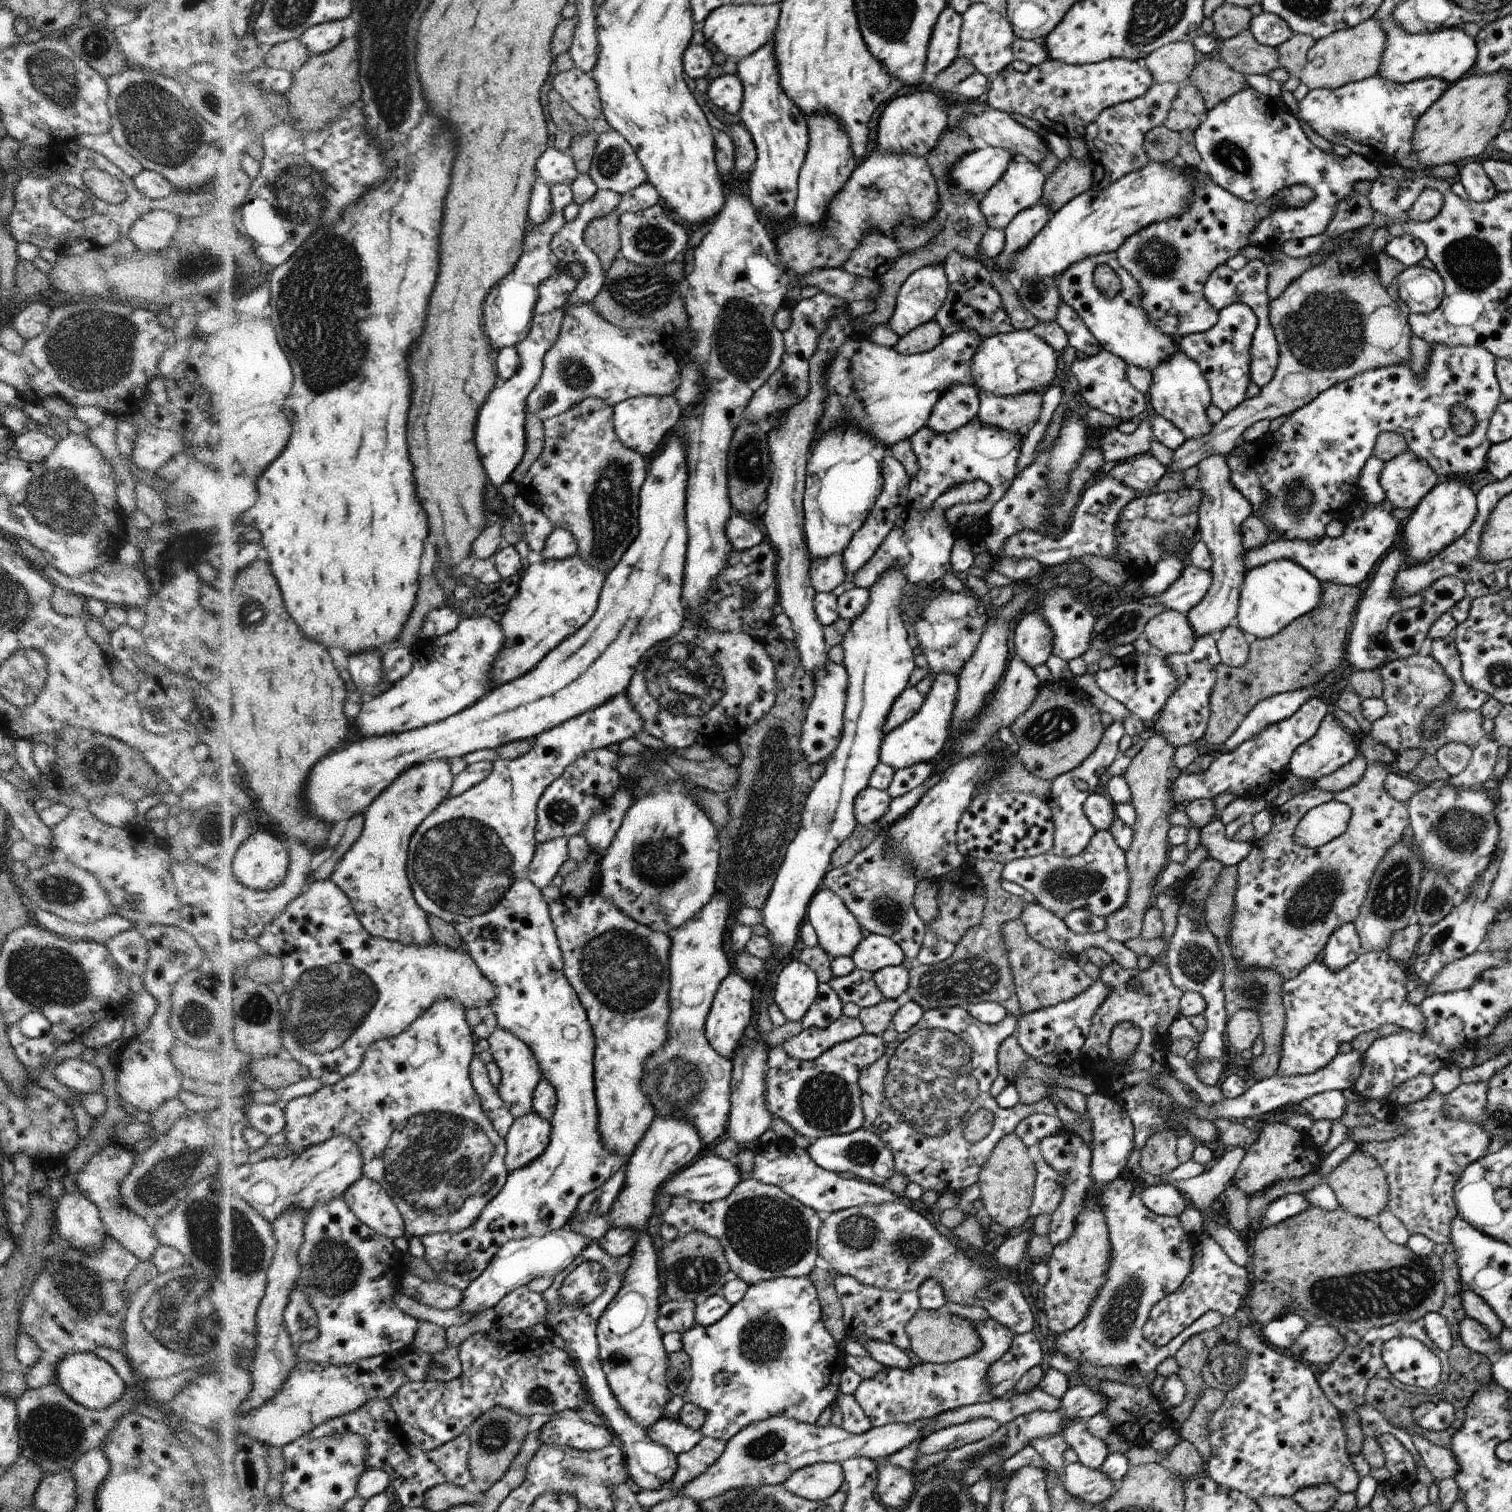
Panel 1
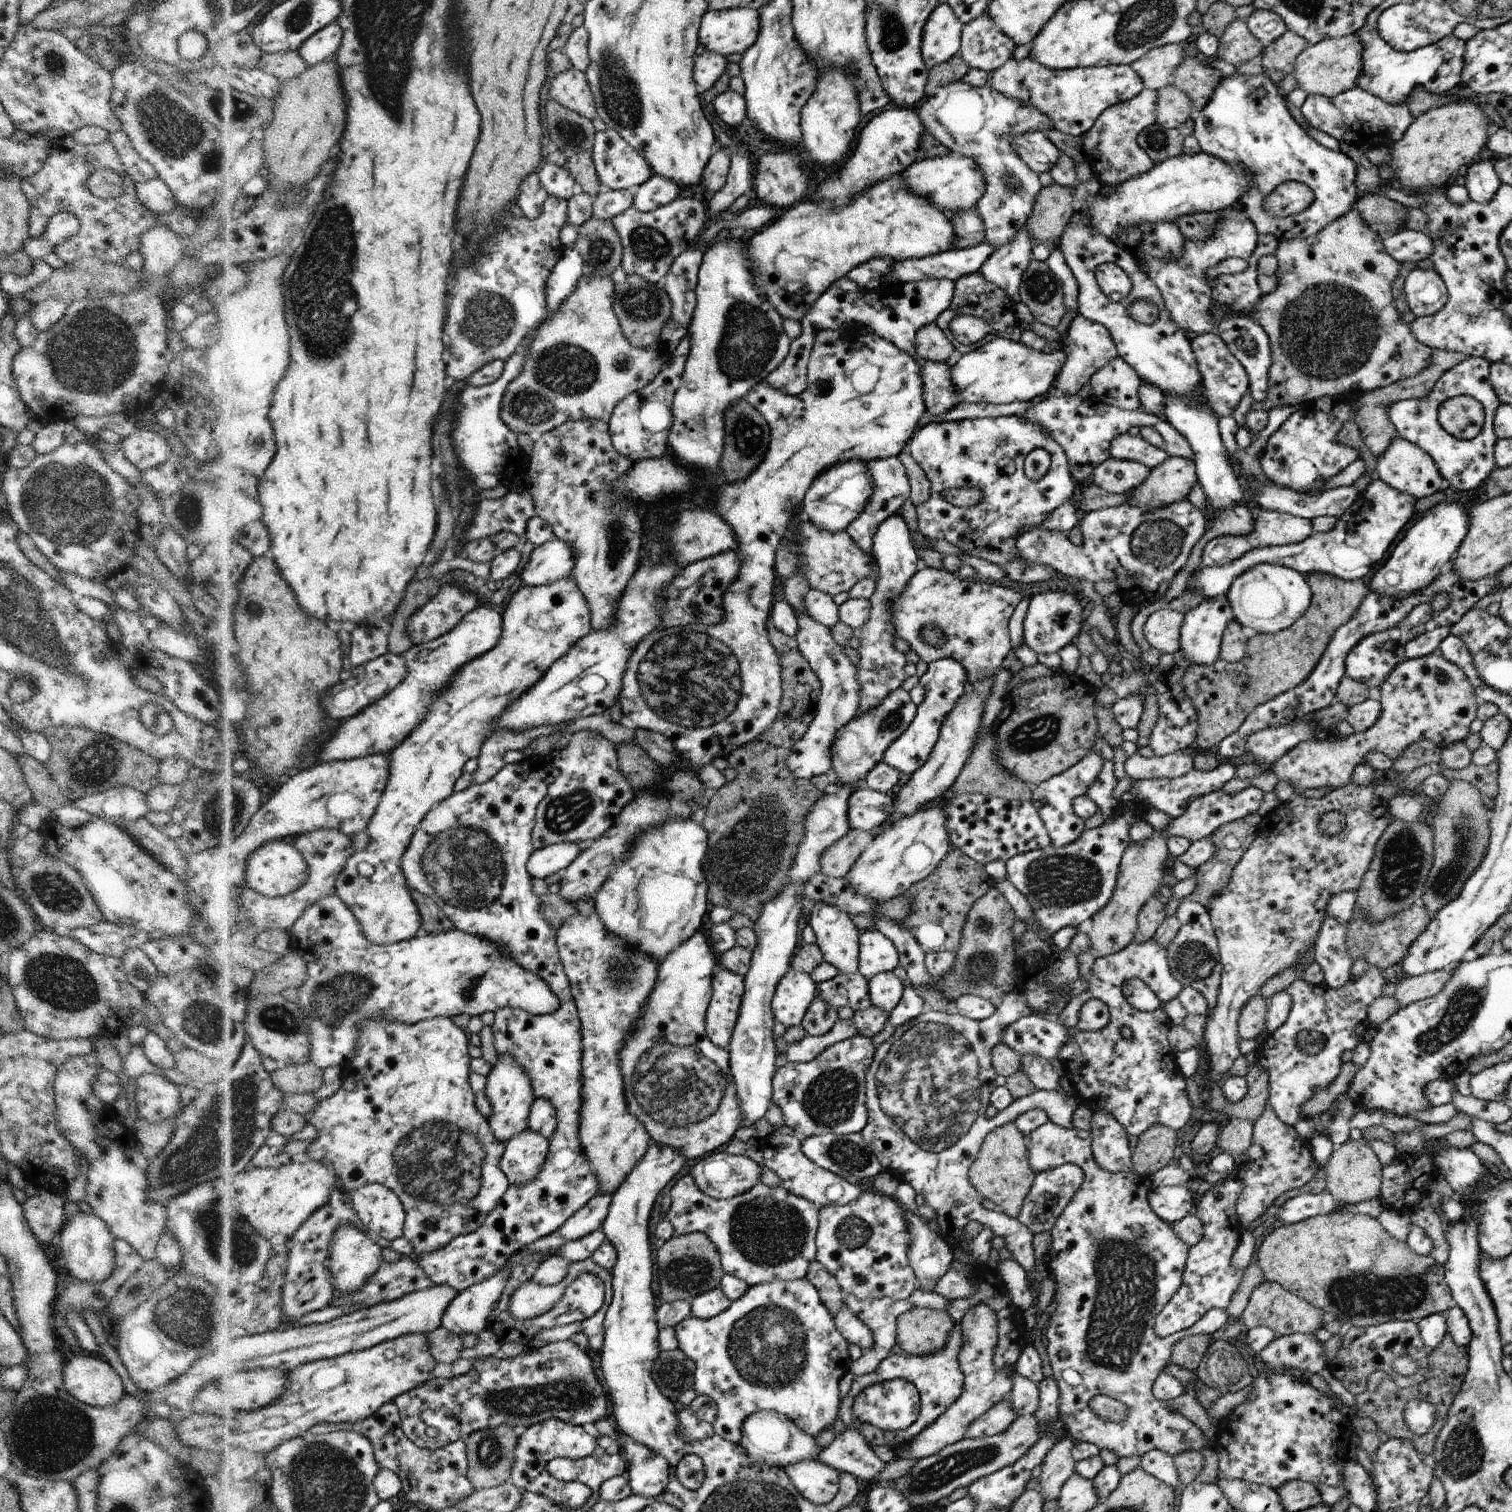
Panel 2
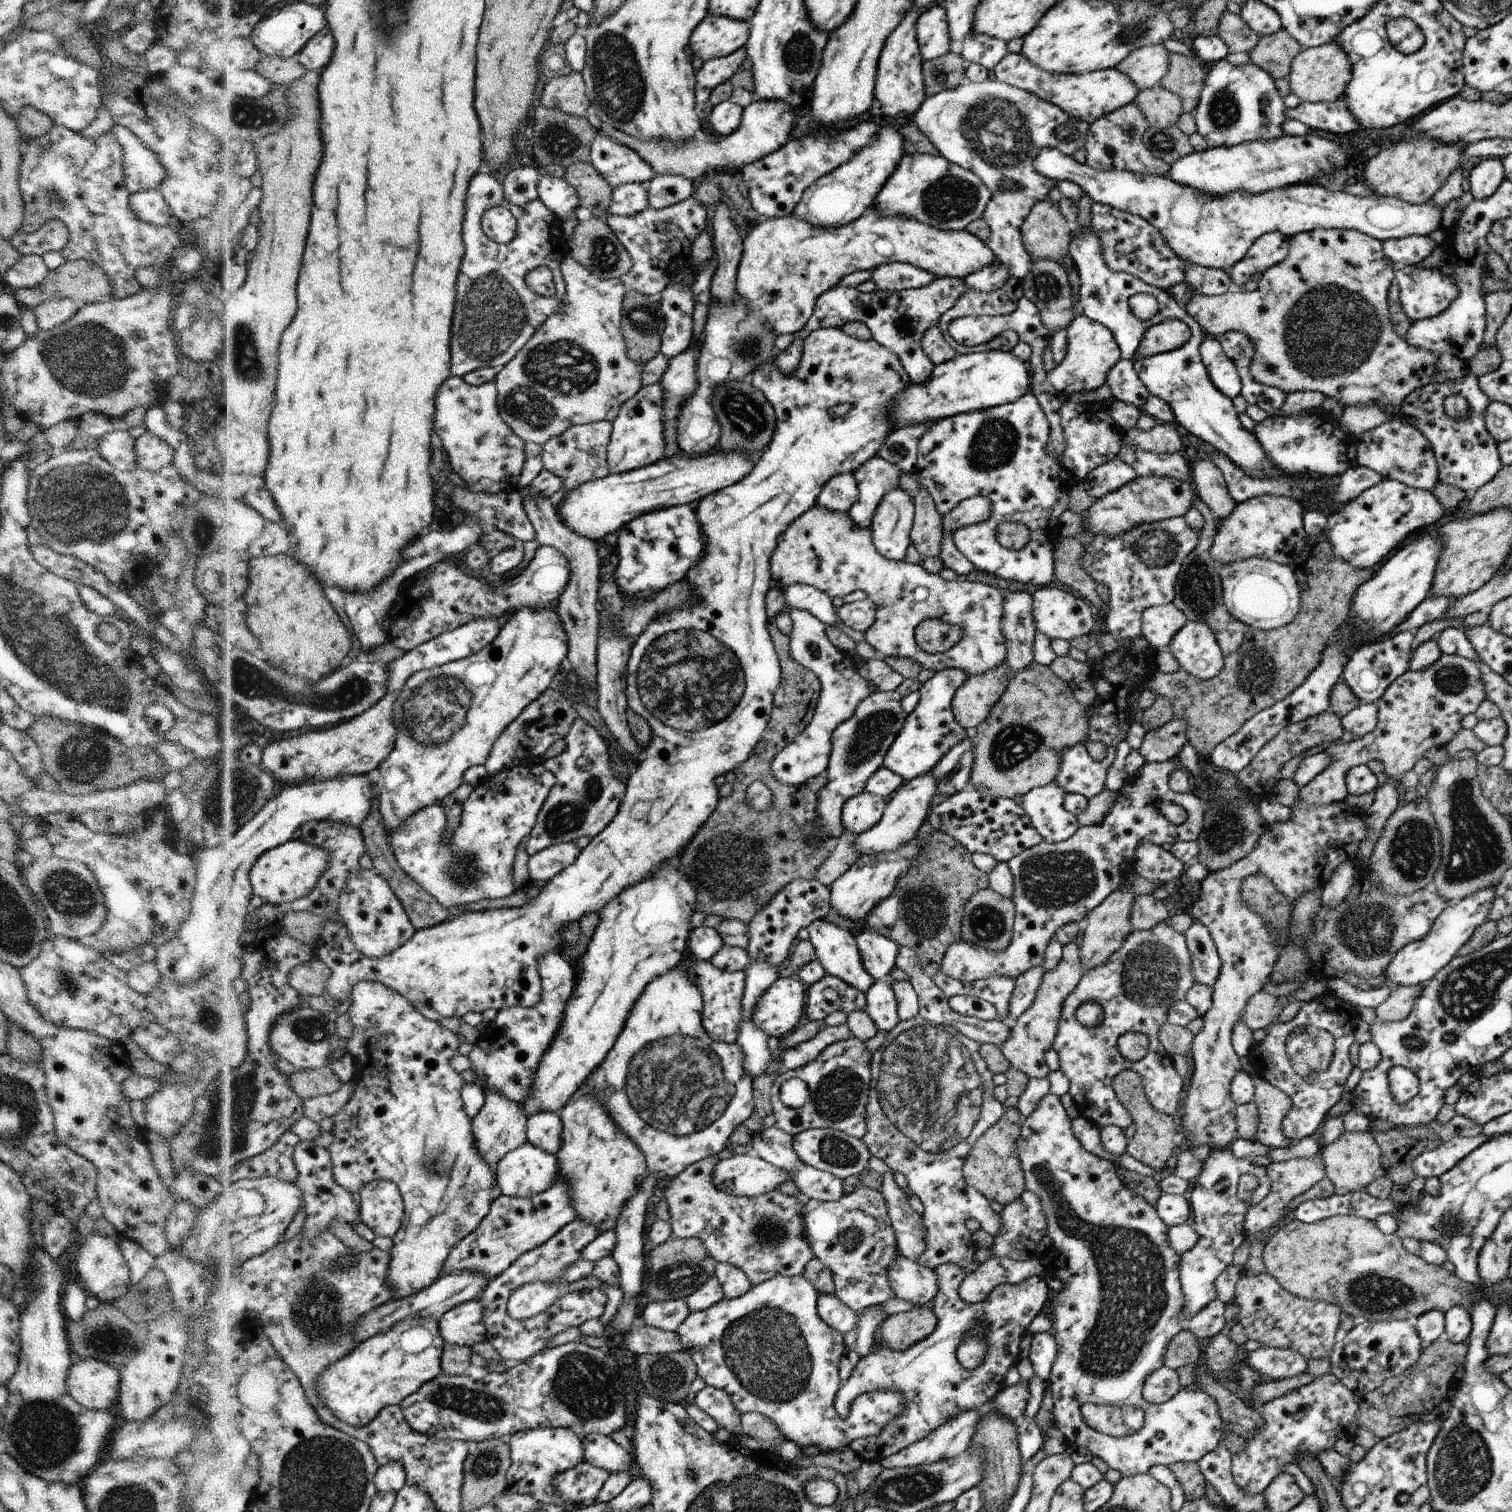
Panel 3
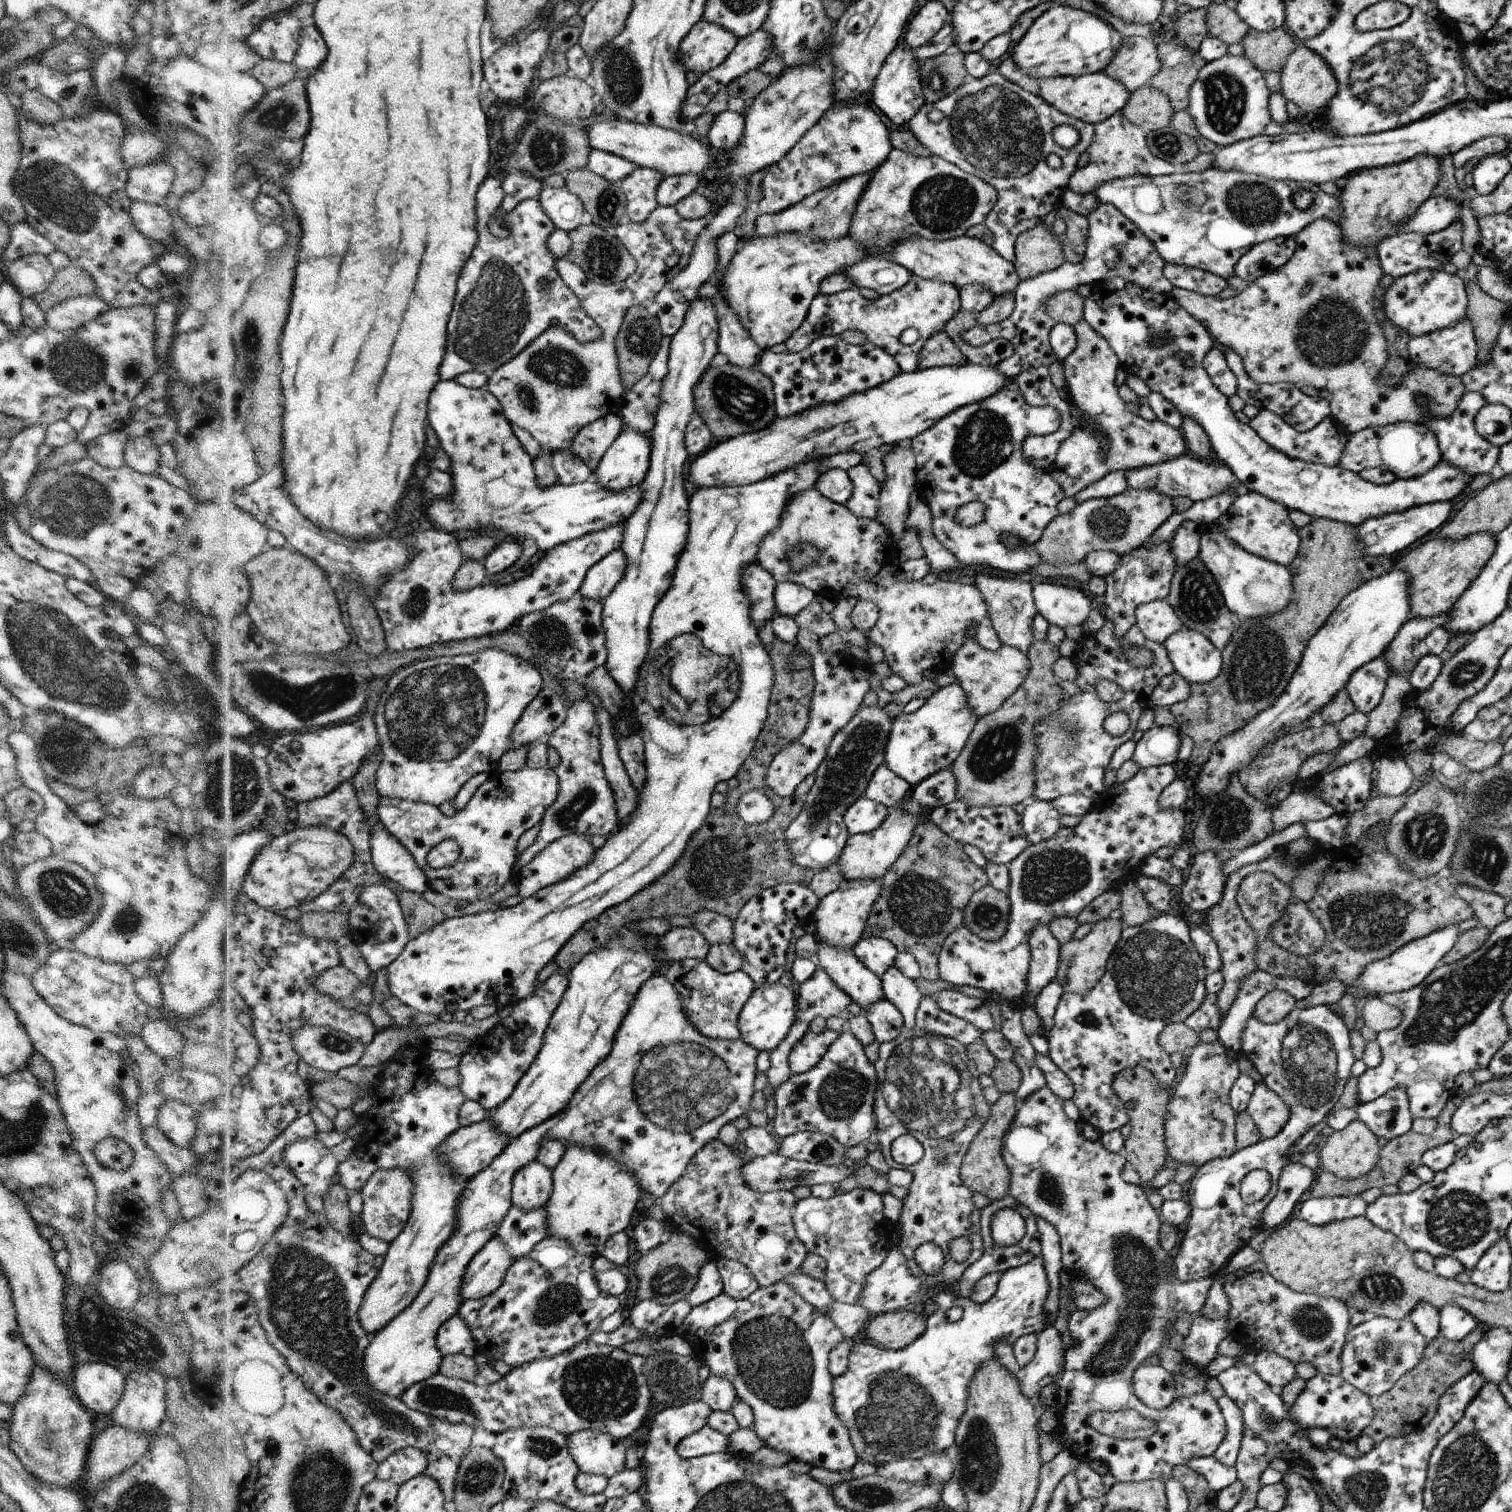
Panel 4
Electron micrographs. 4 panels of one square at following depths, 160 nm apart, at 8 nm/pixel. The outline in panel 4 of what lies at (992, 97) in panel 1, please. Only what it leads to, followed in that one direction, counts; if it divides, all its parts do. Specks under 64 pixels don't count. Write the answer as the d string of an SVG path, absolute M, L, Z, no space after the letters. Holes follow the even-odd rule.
M1013 56L1003 61L999 69L1013 83L1017 83L1025 91L1029 91L1033 95L1045 99L1046 102L1055 106L1065 115L1070 115L1093 125L1104 122L1107 118L1112 117L1113 114L1122 112L1128 104L1130 96L1132 96L1126 86L1118 82L1117 79L1110 78L1110 75L1107 75L1104 71L1080 75L1079 77L1065 76L1035 79L1017 66L1013 60Z

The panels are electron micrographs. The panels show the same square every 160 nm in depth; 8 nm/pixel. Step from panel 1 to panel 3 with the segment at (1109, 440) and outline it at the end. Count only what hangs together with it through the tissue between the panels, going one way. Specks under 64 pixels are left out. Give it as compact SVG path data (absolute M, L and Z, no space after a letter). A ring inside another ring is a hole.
M1122 444L1118 458L1128 463L1138 477L1170 477L1193 482L1192 469L1179 453L1158 454Z

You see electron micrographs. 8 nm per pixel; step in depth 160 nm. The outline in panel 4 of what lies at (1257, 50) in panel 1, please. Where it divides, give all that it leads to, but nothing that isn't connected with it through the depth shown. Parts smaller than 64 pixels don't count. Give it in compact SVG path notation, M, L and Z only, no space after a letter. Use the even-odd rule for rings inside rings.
M1212 1L1206 8L1206 26L1209 28L1209 34L1213 37L1222 39L1227 44L1242 42L1248 36L1249 26L1242 20L1240 15L1234 9L1230 9L1226 3L1216 4Z

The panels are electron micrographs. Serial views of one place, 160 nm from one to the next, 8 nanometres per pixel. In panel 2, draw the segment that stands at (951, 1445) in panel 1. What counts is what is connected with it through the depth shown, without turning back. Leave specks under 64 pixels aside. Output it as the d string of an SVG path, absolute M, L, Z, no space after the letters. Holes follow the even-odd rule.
M1010 1398L996 1401L980 1418L972 1421L966 1437L991 1437L1007 1430L1019 1417L1012 1408Z

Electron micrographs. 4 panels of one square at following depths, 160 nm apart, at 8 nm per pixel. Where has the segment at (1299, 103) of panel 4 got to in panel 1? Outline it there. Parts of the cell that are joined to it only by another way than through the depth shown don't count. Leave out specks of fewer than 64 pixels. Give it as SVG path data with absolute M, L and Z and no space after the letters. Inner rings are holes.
M1372 17L1361 22L1355 27L1337 31L1316 40L1316 44L1309 50L1307 64L1300 74L1301 82L1309 90L1330 89L1334 90L1341 86L1363 81L1377 74L1385 52L1388 40L1388 32L1382 26L1382 20Z

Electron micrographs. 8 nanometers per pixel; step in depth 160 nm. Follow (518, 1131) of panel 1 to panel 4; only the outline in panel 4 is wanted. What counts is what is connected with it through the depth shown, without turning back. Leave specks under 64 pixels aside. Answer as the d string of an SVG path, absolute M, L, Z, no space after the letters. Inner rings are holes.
M532 1161L513 1178L512 1203L525 1211L545 1206L553 1192L553 1171Z

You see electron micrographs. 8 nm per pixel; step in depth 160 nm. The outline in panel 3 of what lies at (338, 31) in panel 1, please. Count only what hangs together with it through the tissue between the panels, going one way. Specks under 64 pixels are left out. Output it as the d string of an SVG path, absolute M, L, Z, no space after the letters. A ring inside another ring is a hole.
M330 28L318 32L317 36L305 46L299 55L302 64L308 70L323 71L334 56L336 48L336 38Z

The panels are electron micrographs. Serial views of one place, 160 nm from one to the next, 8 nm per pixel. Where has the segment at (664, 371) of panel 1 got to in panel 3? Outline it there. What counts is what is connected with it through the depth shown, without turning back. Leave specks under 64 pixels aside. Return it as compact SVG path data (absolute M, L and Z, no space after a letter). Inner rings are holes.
M566 256L561 262L561 273L565 279L566 296L565 301L562 303L562 308L557 310L553 316L550 316L544 325L534 333L532 340L528 342L518 352L517 356L509 362L504 368L498 368L497 376L494 380L497 387L498 402L500 402L501 417L505 419L508 425L513 429L514 434L517 434L524 442L534 442L535 445L542 446L551 438L557 437L574 425L585 425L588 423L598 421L614 421L618 413L621 412L621 406L625 404L629 398L632 398L644 384L642 374L644 372L640 362L634 362L626 348L625 337L621 329L620 319L622 318L622 301L627 296L628 288L620 279L601 279L594 273L586 270L582 263L570 256Z

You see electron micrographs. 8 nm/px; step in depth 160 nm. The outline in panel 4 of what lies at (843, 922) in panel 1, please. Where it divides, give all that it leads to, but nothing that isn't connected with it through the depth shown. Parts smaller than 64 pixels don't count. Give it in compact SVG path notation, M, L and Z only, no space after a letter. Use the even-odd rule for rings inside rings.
M814 934L814 936L817 940L816 963L829 974L829 977L833 979L847 995L850 995L850 998L854 1002L858 1003L858 1006L863 1008L864 1012L869 1009L869 1006L885 998L884 983L881 981L881 977L874 974L874 971L871 971L869 967L856 956L852 949L831 947L829 943L818 939L816 934Z

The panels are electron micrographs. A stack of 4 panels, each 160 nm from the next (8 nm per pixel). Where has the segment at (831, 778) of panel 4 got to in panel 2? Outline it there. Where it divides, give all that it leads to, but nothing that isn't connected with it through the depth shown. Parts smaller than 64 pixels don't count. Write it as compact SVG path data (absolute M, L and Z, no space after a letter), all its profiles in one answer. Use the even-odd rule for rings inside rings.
M900 688L893 690L876 709L861 713L844 726L832 746L832 763L838 783L844 787L860 788L870 770L884 760L885 750L909 728L916 716L917 706L911 694Z

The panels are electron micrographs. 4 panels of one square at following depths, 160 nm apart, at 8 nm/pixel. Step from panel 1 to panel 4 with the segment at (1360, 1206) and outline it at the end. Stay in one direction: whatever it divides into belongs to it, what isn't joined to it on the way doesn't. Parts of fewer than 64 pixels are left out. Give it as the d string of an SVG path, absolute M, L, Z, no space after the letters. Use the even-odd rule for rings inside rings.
M1356 1119L1339 1131L1334 1131L1326 1140L1326 1144L1319 1152L1321 1160L1320 1170L1331 1172L1338 1178L1355 1179L1364 1177L1366 1173L1377 1165L1381 1158L1381 1149L1378 1146L1378 1136L1366 1126L1365 1122Z

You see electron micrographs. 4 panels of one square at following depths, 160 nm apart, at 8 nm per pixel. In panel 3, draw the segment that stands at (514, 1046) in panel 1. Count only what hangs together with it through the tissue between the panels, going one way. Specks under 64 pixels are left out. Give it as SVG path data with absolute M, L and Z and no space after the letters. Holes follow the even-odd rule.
M489 1091L485 1094L484 1106L472 1119L472 1129L474 1130L476 1148L480 1150L482 1158L492 1170L496 1171L498 1162L511 1150L528 1142L528 1124L524 1104L510 1100L500 1092L492 1093Z

